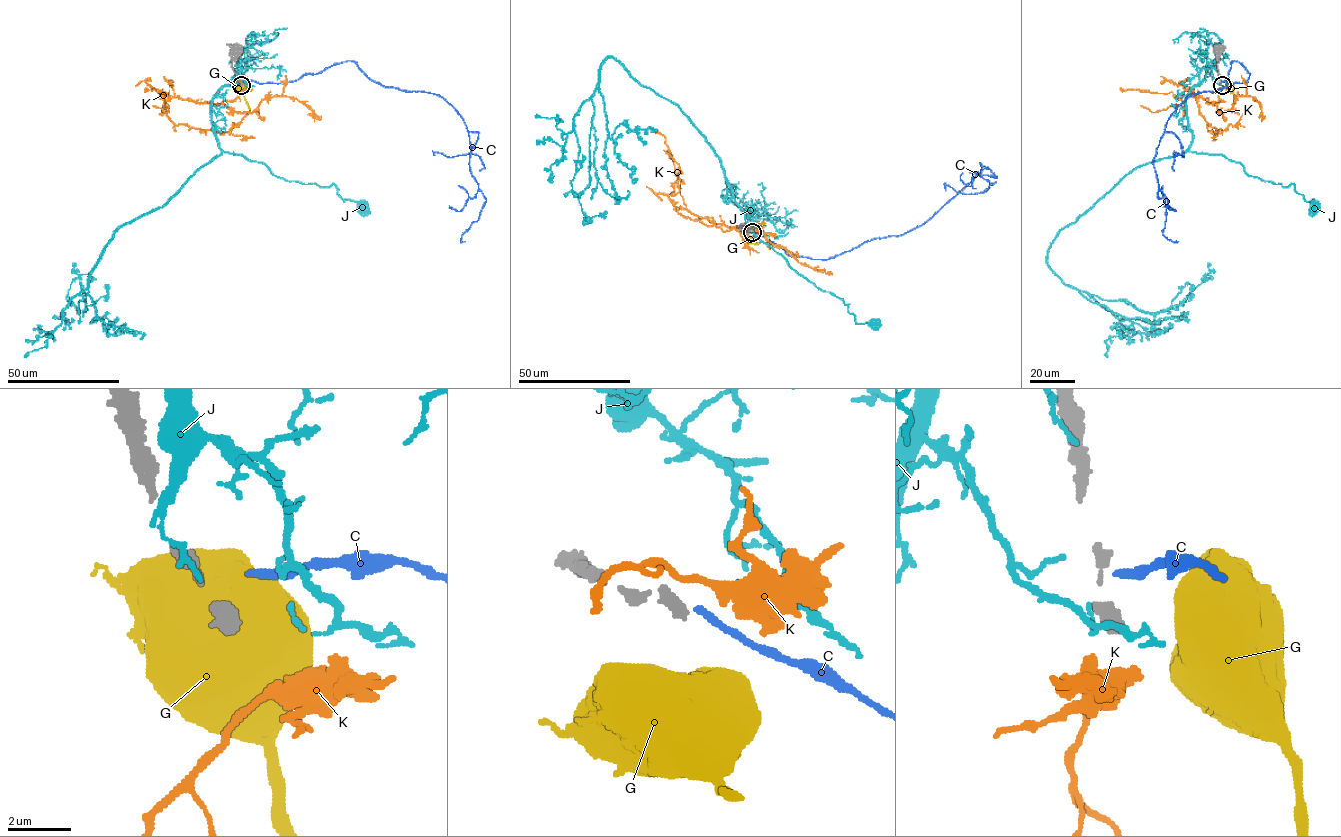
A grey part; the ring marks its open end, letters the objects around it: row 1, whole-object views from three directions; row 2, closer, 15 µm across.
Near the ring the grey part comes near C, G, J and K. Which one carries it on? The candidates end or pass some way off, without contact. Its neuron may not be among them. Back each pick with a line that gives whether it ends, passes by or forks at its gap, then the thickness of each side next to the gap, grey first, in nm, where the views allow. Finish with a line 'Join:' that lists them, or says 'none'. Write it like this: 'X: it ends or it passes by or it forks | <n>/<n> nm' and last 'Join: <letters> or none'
Join: none

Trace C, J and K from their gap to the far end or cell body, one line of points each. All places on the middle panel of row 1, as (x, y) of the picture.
C: (753, 231), (788, 255), (828, 259), (921, 226), (980, 172), (980, 163), (997, 177), (974, 172), (976, 188)
J: (756, 229), (722, 196), (726, 202), (733, 198), (754, 233), (798, 273), (840, 297), (857, 323), (873, 324)
K: (755, 231), (738, 231), (676, 209), (707, 226), (722, 231), (735, 228), (747, 245), (759, 253)

